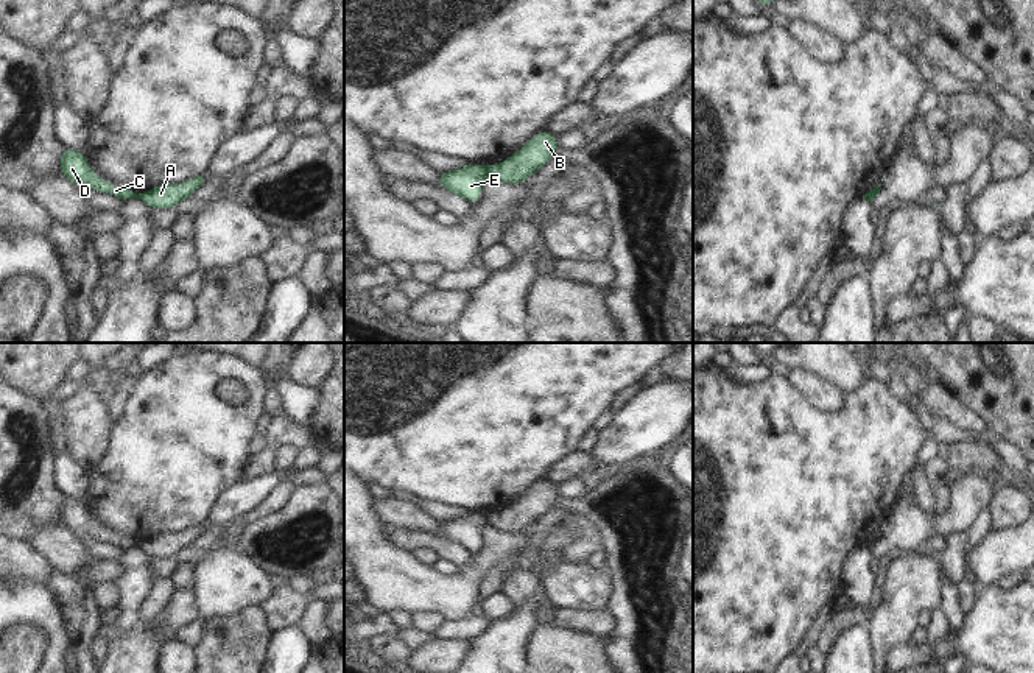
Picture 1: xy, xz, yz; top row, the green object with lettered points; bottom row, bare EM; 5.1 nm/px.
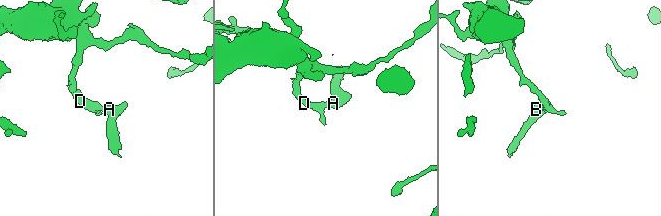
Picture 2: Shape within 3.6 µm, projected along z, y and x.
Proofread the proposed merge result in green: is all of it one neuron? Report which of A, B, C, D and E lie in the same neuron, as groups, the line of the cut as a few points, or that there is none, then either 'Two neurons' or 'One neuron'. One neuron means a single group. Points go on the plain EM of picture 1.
Groups: A B / C D E. Split along xz (485, 516), (488, 525). Two neurons.

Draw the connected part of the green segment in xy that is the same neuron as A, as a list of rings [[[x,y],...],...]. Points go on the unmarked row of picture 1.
[[[202,523],[181,533],[154,534],[148,541],[139,542],[140,548],[151,559],[168,559],[185,548],[193,547],[195,541],[204,533]]]

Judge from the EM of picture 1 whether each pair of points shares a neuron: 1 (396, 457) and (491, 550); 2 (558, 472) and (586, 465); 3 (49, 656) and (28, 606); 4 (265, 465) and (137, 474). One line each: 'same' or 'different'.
1: different
2: same
3: same
4: different

